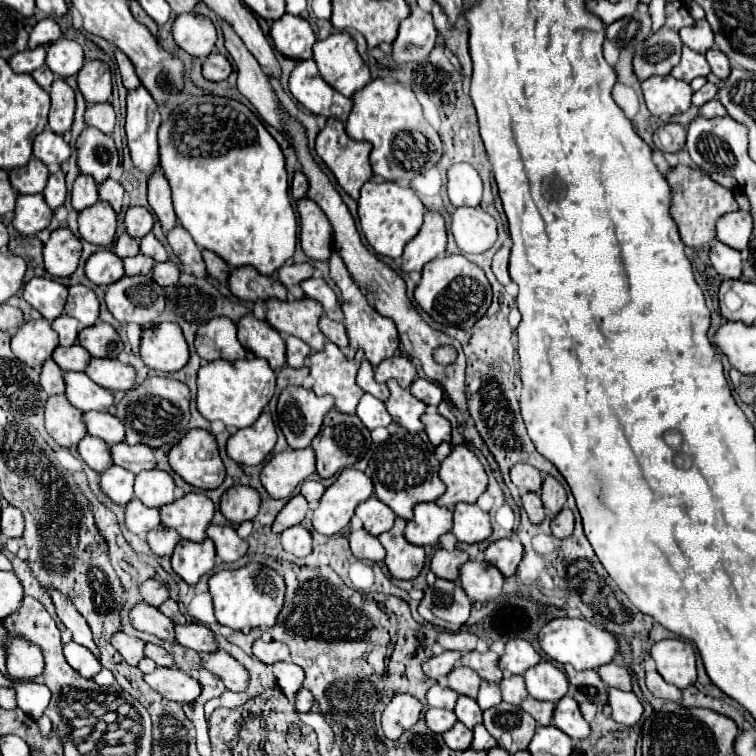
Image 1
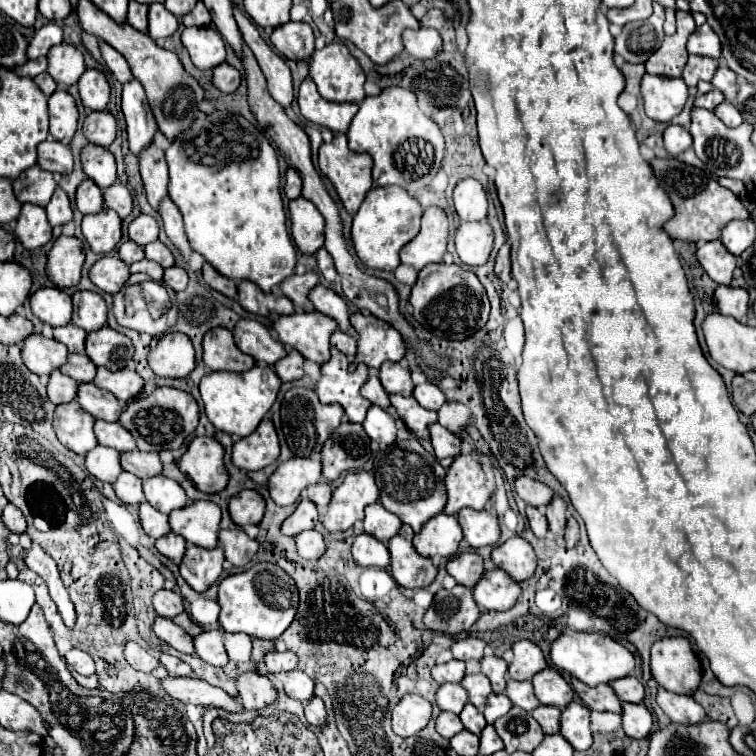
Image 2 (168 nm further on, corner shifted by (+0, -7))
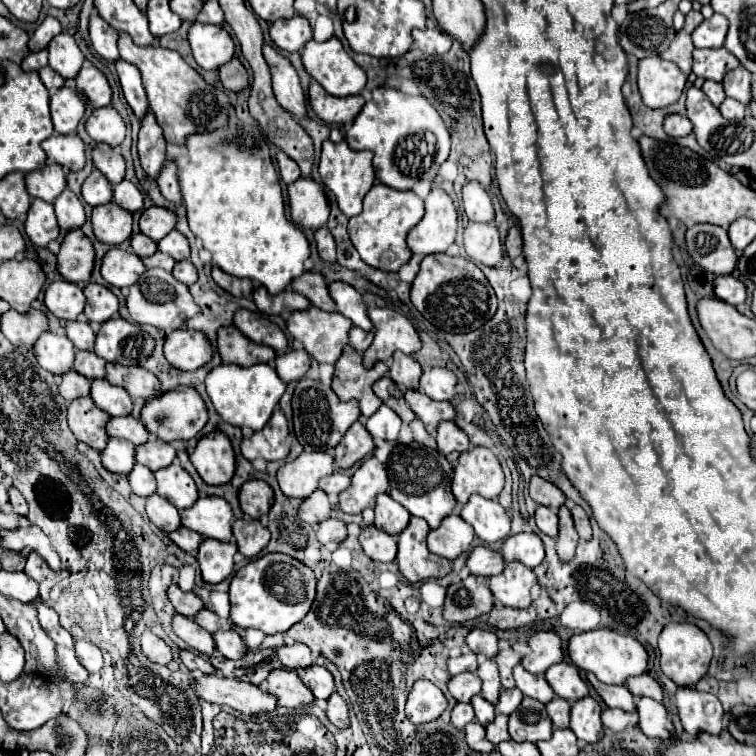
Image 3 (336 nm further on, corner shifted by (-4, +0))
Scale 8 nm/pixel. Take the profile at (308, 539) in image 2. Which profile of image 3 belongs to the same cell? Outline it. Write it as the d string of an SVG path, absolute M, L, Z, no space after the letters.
M324 520L318 524L318 532L316 538L322 544L330 544L330 542L342 542L348 536L346 532L346 524L340 520Z

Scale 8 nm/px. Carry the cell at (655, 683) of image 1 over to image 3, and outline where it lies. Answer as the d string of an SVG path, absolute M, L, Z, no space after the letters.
M678 688L674 694L674 706L684 730L692 736L698 732L718 734L722 730L720 720L724 710L714 694L692 688Z

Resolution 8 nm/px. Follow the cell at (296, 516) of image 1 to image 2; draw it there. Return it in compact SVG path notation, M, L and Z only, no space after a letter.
M302 499L300 505L296 507L296 511L282 523L282 533L284 535L298 535L306 529L314 529L318 519L320 519L320 515L318 515L316 505L310 499Z

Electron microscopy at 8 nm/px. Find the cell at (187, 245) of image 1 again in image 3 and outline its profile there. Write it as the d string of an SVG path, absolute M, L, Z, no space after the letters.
M168 160L168 164L162 168L162 174L158 176L158 188L162 192L162 196L172 202L172 204L182 204L182 196L180 196L180 186L178 186L178 176L176 176L176 166L172 160Z

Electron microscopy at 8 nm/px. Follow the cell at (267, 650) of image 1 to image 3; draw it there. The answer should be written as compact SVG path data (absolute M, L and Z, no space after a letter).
M292 644L292 646L280 646L276 650L278 660L284 664L284 668L288 670L298 670L298 668L306 668L310 666L312 658L310 658L310 648L306 648L304 644Z

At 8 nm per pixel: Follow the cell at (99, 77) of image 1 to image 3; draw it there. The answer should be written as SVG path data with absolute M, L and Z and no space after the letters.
M84 66L76 76L76 84L78 84L78 90L86 96L86 100L94 108L102 108L102 106L110 104L112 90L110 90L106 76L98 68Z

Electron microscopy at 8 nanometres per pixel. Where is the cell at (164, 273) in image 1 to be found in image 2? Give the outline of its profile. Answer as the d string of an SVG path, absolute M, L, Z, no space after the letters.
M168 267L166 271L164 271L164 279L162 279L162 283L166 285L166 287L172 287L174 291L182 291L182 289L186 289L186 285L188 285L188 273L186 273L186 269L184 267Z

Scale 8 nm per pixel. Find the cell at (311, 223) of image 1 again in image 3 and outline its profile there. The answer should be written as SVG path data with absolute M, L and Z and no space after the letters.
M300 178L288 186L290 198L290 218L300 228L318 230L326 224L330 206L324 188L312 178Z

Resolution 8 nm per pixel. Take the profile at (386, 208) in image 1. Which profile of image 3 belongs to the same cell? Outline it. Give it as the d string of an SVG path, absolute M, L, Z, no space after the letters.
M376 184L364 198L364 210L362 214L350 218L348 222L348 234L358 250L360 258L386 272L398 272L402 264L406 264L412 256L412 252L406 246L406 234L422 220L424 216L424 200L418 198L412 190L402 192L396 188L390 188L386 184Z

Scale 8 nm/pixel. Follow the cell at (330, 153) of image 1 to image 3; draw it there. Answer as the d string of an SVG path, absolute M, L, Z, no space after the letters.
M326 140L322 144L322 156L320 156L320 164L318 164L320 178L322 178L324 186L328 190L332 190L332 194L336 196L336 202L338 202L340 210L348 218L352 218L352 216L356 216L356 214L362 212L362 200L364 200L366 192L374 184L372 156L374 154L368 152L368 150L362 150L362 152L350 150L350 146L346 144L346 140L342 140L342 142L330 142L330 140Z

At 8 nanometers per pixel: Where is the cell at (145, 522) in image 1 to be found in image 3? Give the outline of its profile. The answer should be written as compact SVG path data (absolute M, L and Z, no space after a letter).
M152 494L146 500L146 514L148 514L150 522L156 524L164 532L172 532L172 530L180 528L178 510L166 498L162 498L158 494Z

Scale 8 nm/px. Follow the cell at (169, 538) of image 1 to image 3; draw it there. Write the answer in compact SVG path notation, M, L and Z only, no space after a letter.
M180 526L180 528L174 530L174 532L170 532L168 538L170 538L180 550L184 550L184 552L188 552L188 554L194 552L194 550L198 550L198 546L200 546L200 542L202 542L202 536L200 536L198 532L188 530L188 528L184 528L184 526Z

